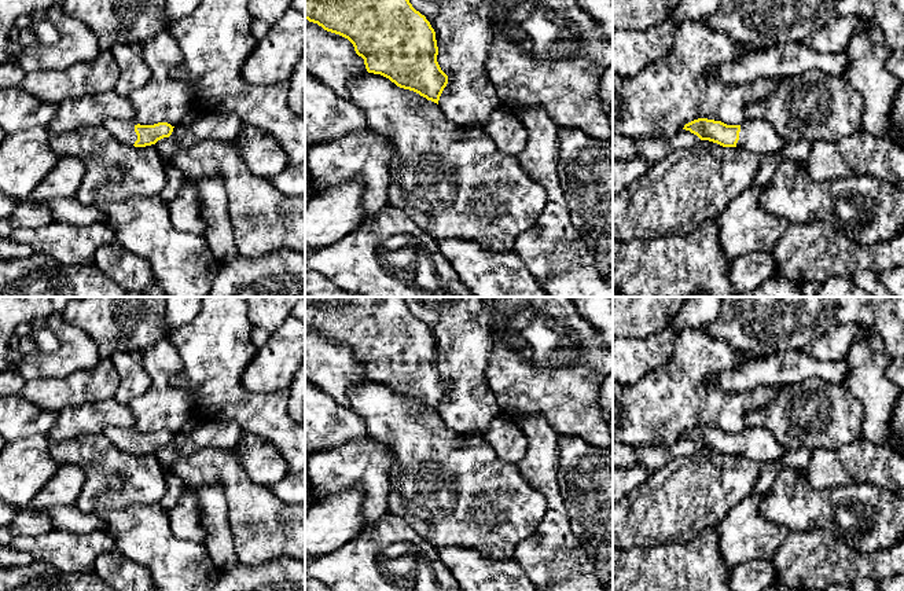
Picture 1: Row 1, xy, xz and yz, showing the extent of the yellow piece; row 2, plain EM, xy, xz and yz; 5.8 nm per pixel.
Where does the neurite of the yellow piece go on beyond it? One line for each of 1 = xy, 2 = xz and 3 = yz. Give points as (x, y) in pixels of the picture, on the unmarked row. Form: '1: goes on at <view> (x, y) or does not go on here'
1: goes on at xy (124, 439)
2: does not go on here
3: goes on at yz (759, 444)

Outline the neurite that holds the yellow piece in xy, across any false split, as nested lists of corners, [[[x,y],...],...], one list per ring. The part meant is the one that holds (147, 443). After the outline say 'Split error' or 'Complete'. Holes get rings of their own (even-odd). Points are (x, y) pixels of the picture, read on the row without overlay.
[[[120,426],[106,427],[102,434],[120,449],[135,455],[155,454],[158,448],[169,445],[174,436],[168,430],[140,433],[135,429],[124,429]]]. Split error

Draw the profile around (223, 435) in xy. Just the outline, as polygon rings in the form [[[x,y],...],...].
[[[234,421],[201,422],[190,433],[174,434],[169,445],[155,451],[155,456],[162,467],[169,469],[179,458],[202,448],[234,449],[242,433],[242,427]]]

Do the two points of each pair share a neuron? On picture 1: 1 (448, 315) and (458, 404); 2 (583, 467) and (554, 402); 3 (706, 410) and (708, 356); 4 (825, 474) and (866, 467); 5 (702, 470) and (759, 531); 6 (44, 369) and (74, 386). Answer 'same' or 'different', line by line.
1: same
2: different
3: same
4: same
5: different
6: different

